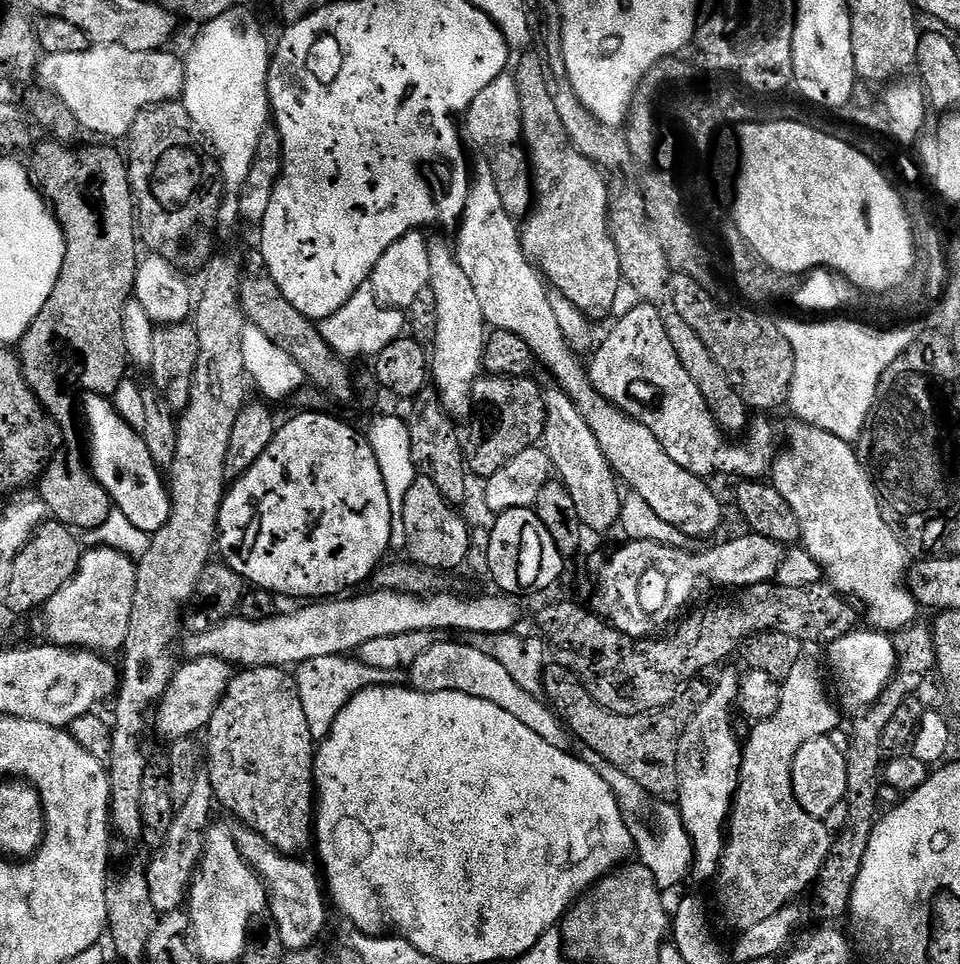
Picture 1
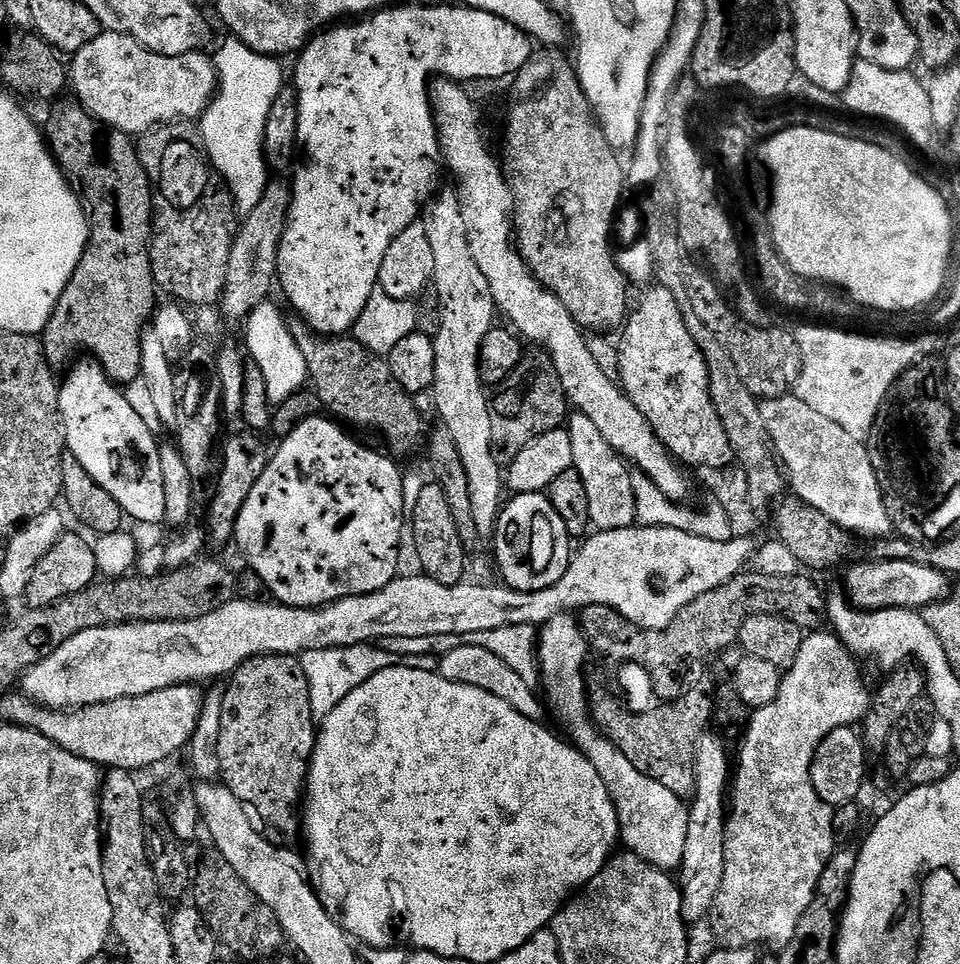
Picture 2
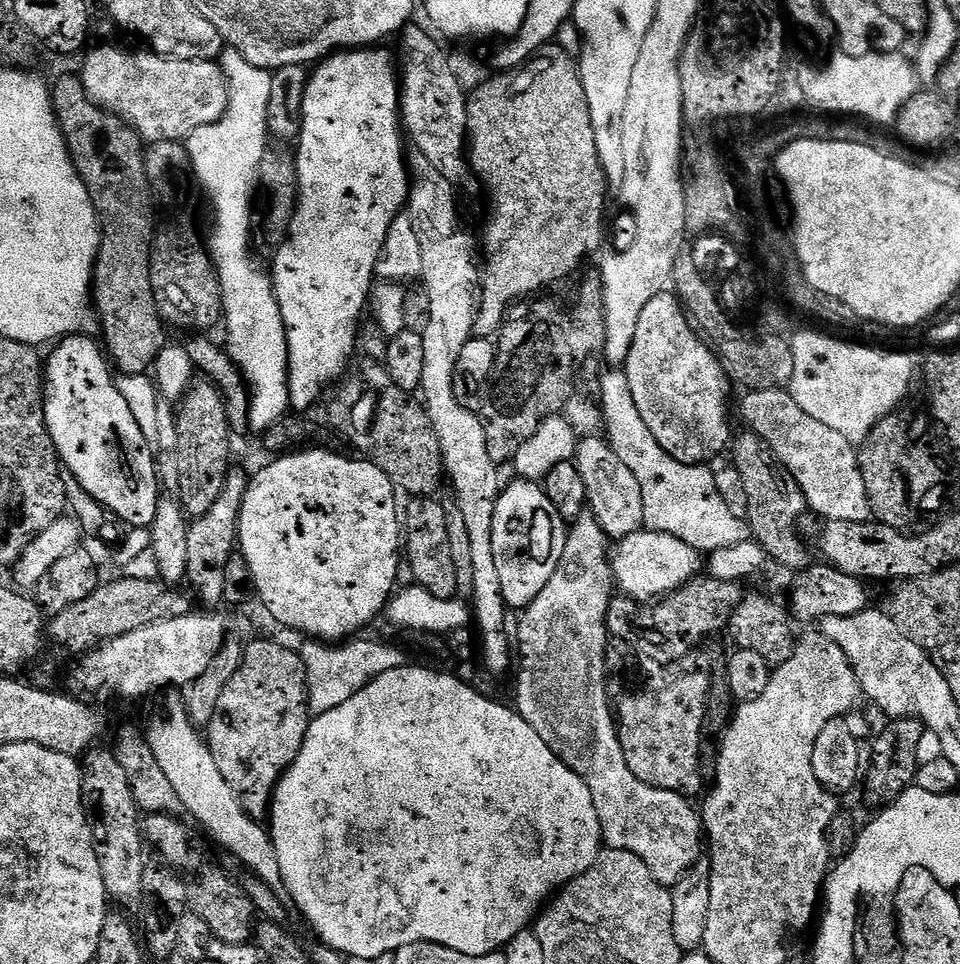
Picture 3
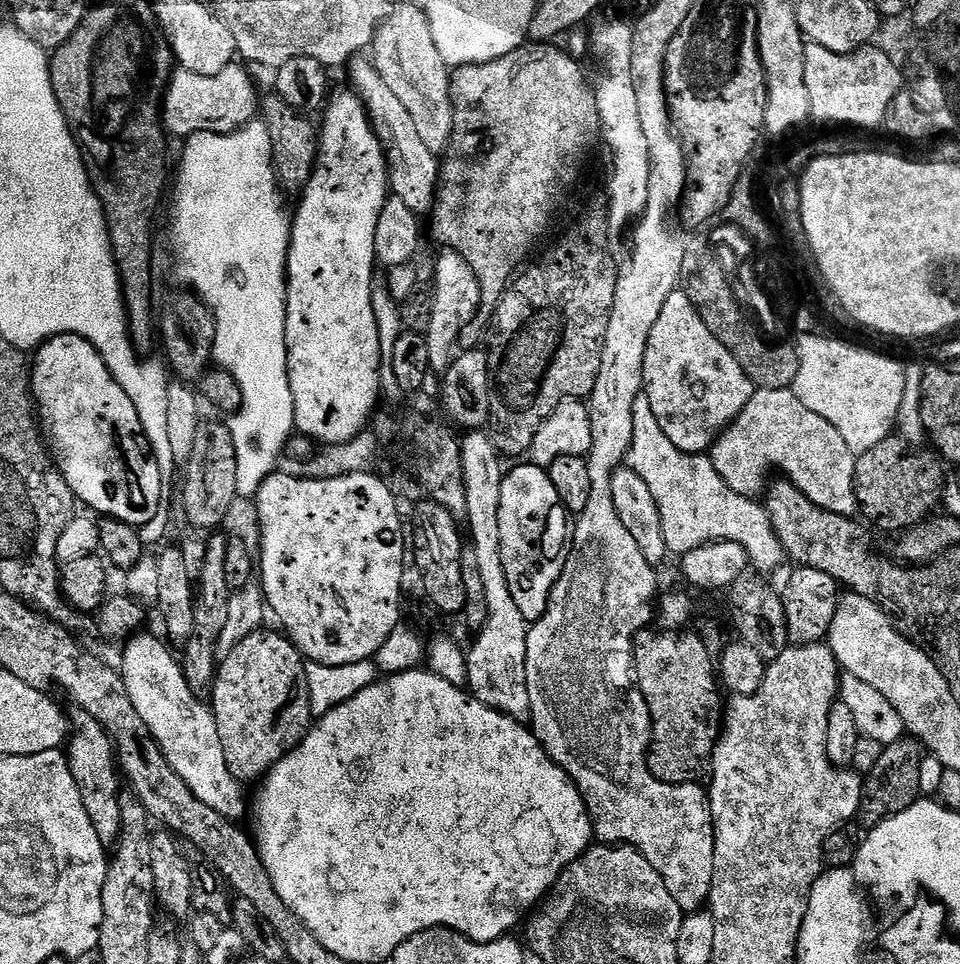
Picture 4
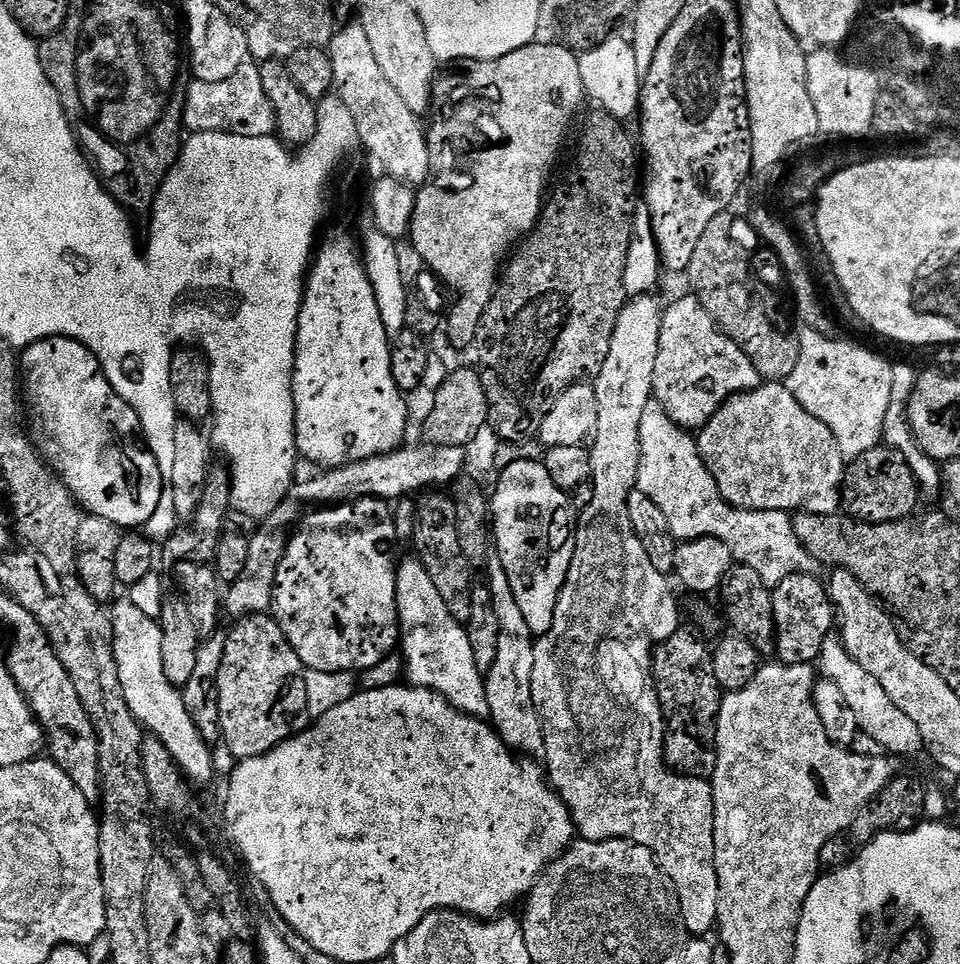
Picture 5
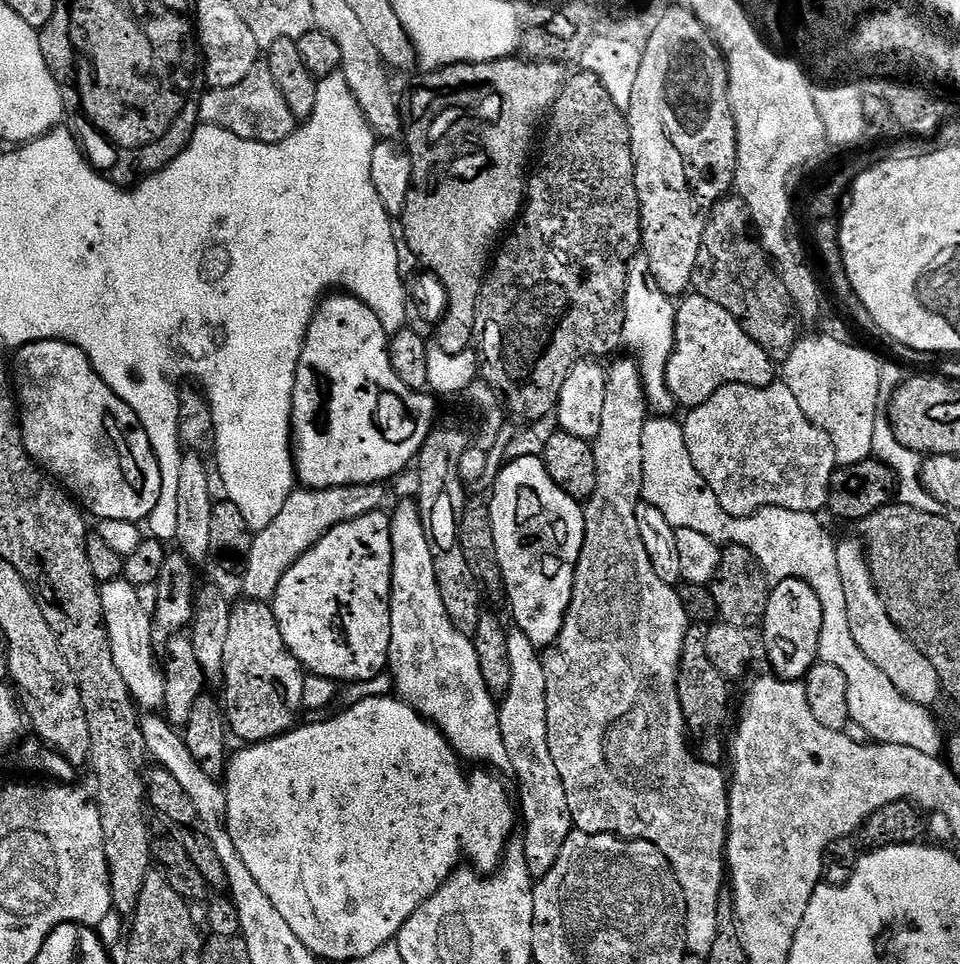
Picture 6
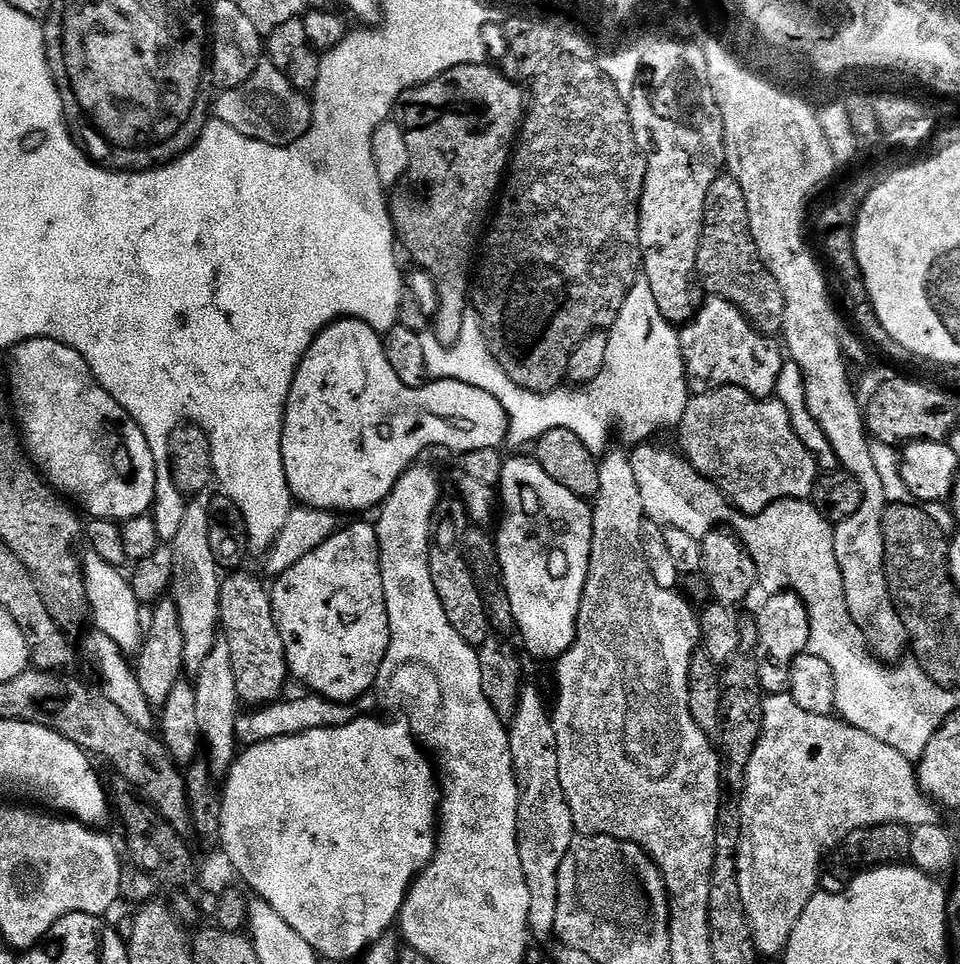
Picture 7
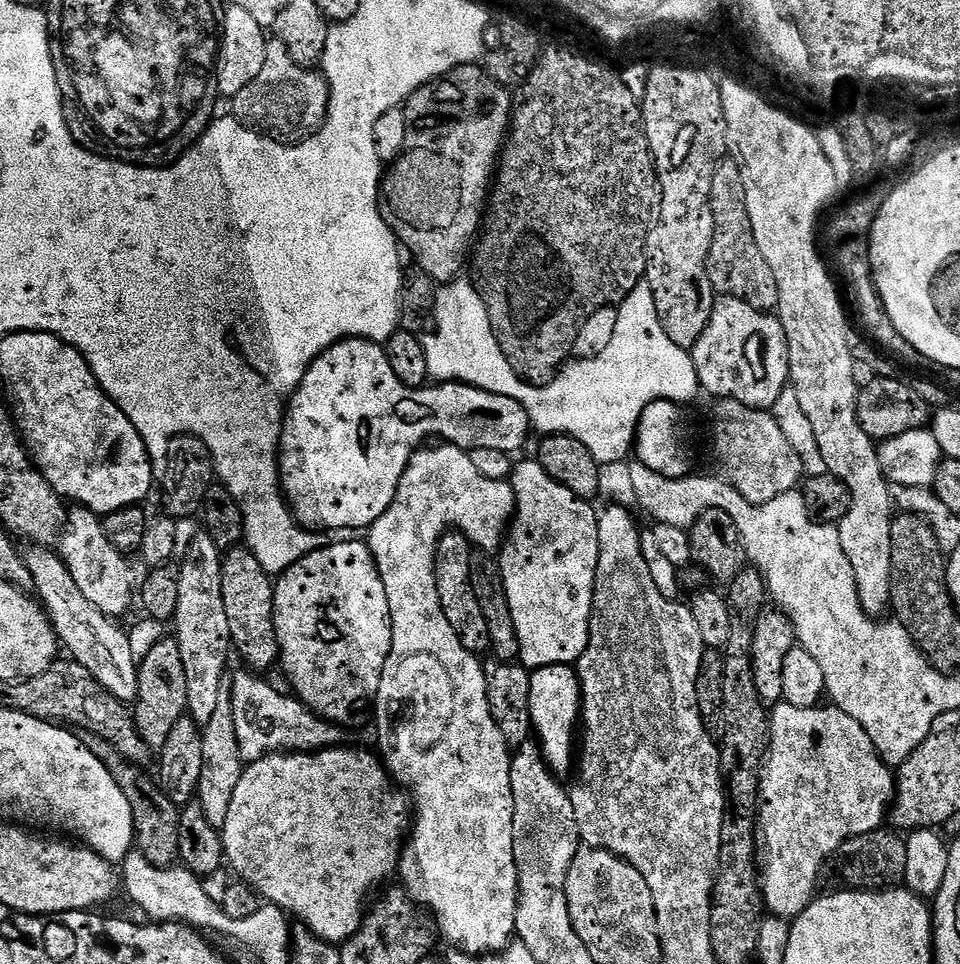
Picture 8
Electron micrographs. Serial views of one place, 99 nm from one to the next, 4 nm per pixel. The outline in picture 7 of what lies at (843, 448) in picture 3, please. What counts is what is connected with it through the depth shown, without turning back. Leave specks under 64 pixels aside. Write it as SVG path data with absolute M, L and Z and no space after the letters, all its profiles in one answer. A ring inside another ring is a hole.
M734 386L709 387L707 392L696 392L689 399L686 414L678 425L679 451L716 487L729 504L746 516L759 516L779 500L808 500L818 475L817 453L806 447L795 433L795 425L786 406L777 398L752 396Z

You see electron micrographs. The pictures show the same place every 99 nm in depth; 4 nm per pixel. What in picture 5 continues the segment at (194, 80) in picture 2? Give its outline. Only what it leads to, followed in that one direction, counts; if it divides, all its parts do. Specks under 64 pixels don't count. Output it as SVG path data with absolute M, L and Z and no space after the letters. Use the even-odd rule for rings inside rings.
M249 62L238 70L238 74L230 74L226 82L202 82L196 80L189 83L188 97L184 103L184 127L189 133L216 132L230 136L246 138L263 138L276 132L276 111L266 96L266 86L262 86L262 74L255 63Z

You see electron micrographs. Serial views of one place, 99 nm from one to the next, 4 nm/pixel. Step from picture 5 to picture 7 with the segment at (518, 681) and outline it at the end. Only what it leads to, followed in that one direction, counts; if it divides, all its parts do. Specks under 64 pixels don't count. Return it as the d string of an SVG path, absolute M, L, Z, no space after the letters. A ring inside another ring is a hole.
M521 687L520 701L508 728L508 741L518 786L518 858L522 858L522 874L526 874L526 886L530 890L528 931L535 939L537 936L544 940L554 932L552 923L556 913L558 869L577 830L558 778L558 742L552 718L546 704L544 708L544 696L538 689Z

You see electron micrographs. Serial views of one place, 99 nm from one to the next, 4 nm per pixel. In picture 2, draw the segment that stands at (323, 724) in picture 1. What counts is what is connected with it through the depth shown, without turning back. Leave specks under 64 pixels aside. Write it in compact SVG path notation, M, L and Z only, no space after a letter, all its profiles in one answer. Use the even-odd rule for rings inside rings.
M371 643L301 652L298 656L298 663L304 676L306 706L311 717L316 720L323 720L330 710L346 698L347 694L352 693L354 689L384 669L406 668L421 670L422 673L436 672L439 669L439 657L437 656L394 655L382 651L377 645Z

